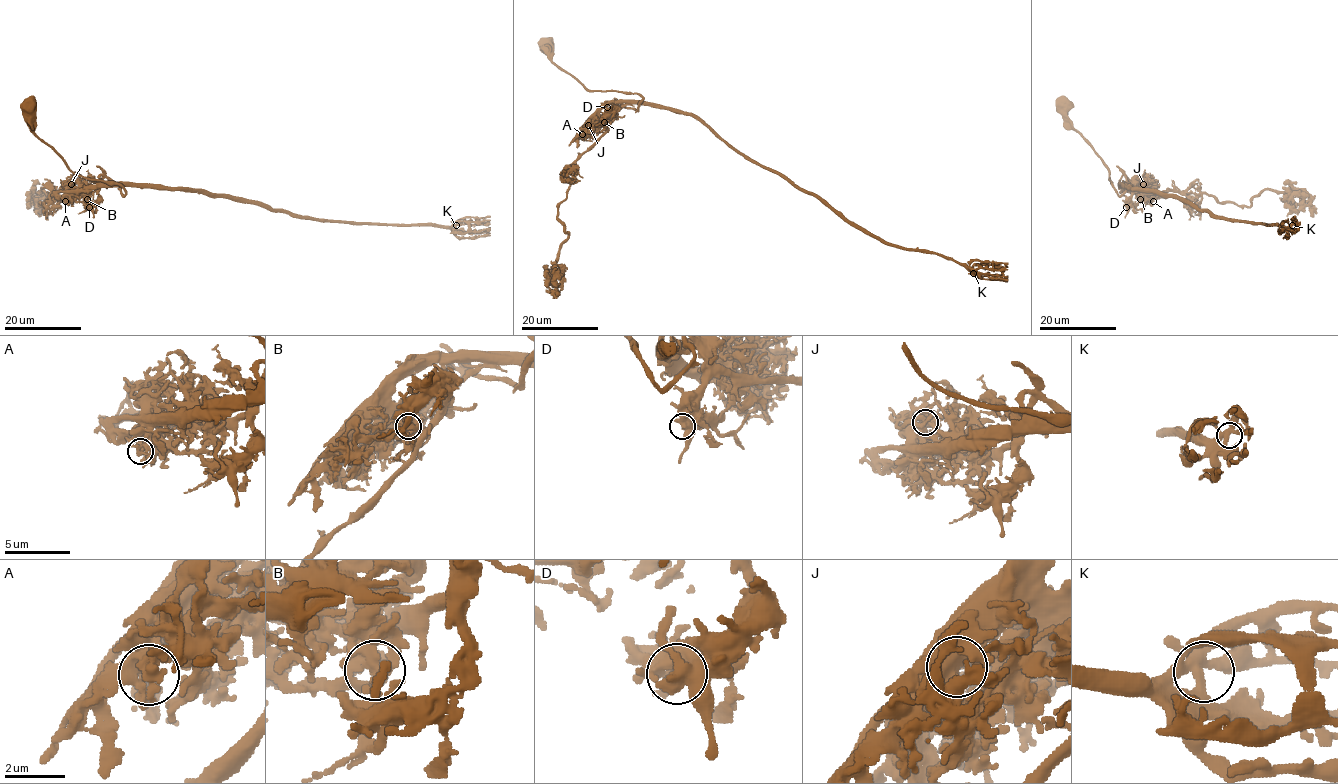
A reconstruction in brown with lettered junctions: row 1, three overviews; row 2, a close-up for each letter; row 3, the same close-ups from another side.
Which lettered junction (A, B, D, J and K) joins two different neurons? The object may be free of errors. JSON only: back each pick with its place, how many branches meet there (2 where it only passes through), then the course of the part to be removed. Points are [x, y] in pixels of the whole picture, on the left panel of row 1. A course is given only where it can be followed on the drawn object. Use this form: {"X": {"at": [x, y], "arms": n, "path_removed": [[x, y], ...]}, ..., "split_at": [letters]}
{"B": {"at": [87, 199], "arms": 4, "path_removed": [[87, 199], [99, 194], [58, 191], [46, 207], [44, 189], [33, 197]]}, "split_at": ["B"]}

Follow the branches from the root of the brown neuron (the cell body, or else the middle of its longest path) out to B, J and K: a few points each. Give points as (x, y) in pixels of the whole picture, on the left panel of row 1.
B: (26, 107), (27, 126), (75, 173), (116, 182), (125, 191), (124, 195), (117, 183), (100, 184), (87, 199)
J: (26, 107), (27, 126), (75, 173), (116, 182), (125, 194), (118, 184), (104, 177), (99, 182), (71, 184)
K: (26, 107), (27, 126), (75, 173), (116, 182), (124, 195), (114, 184), (201, 188), (302, 217), (456, 225)

